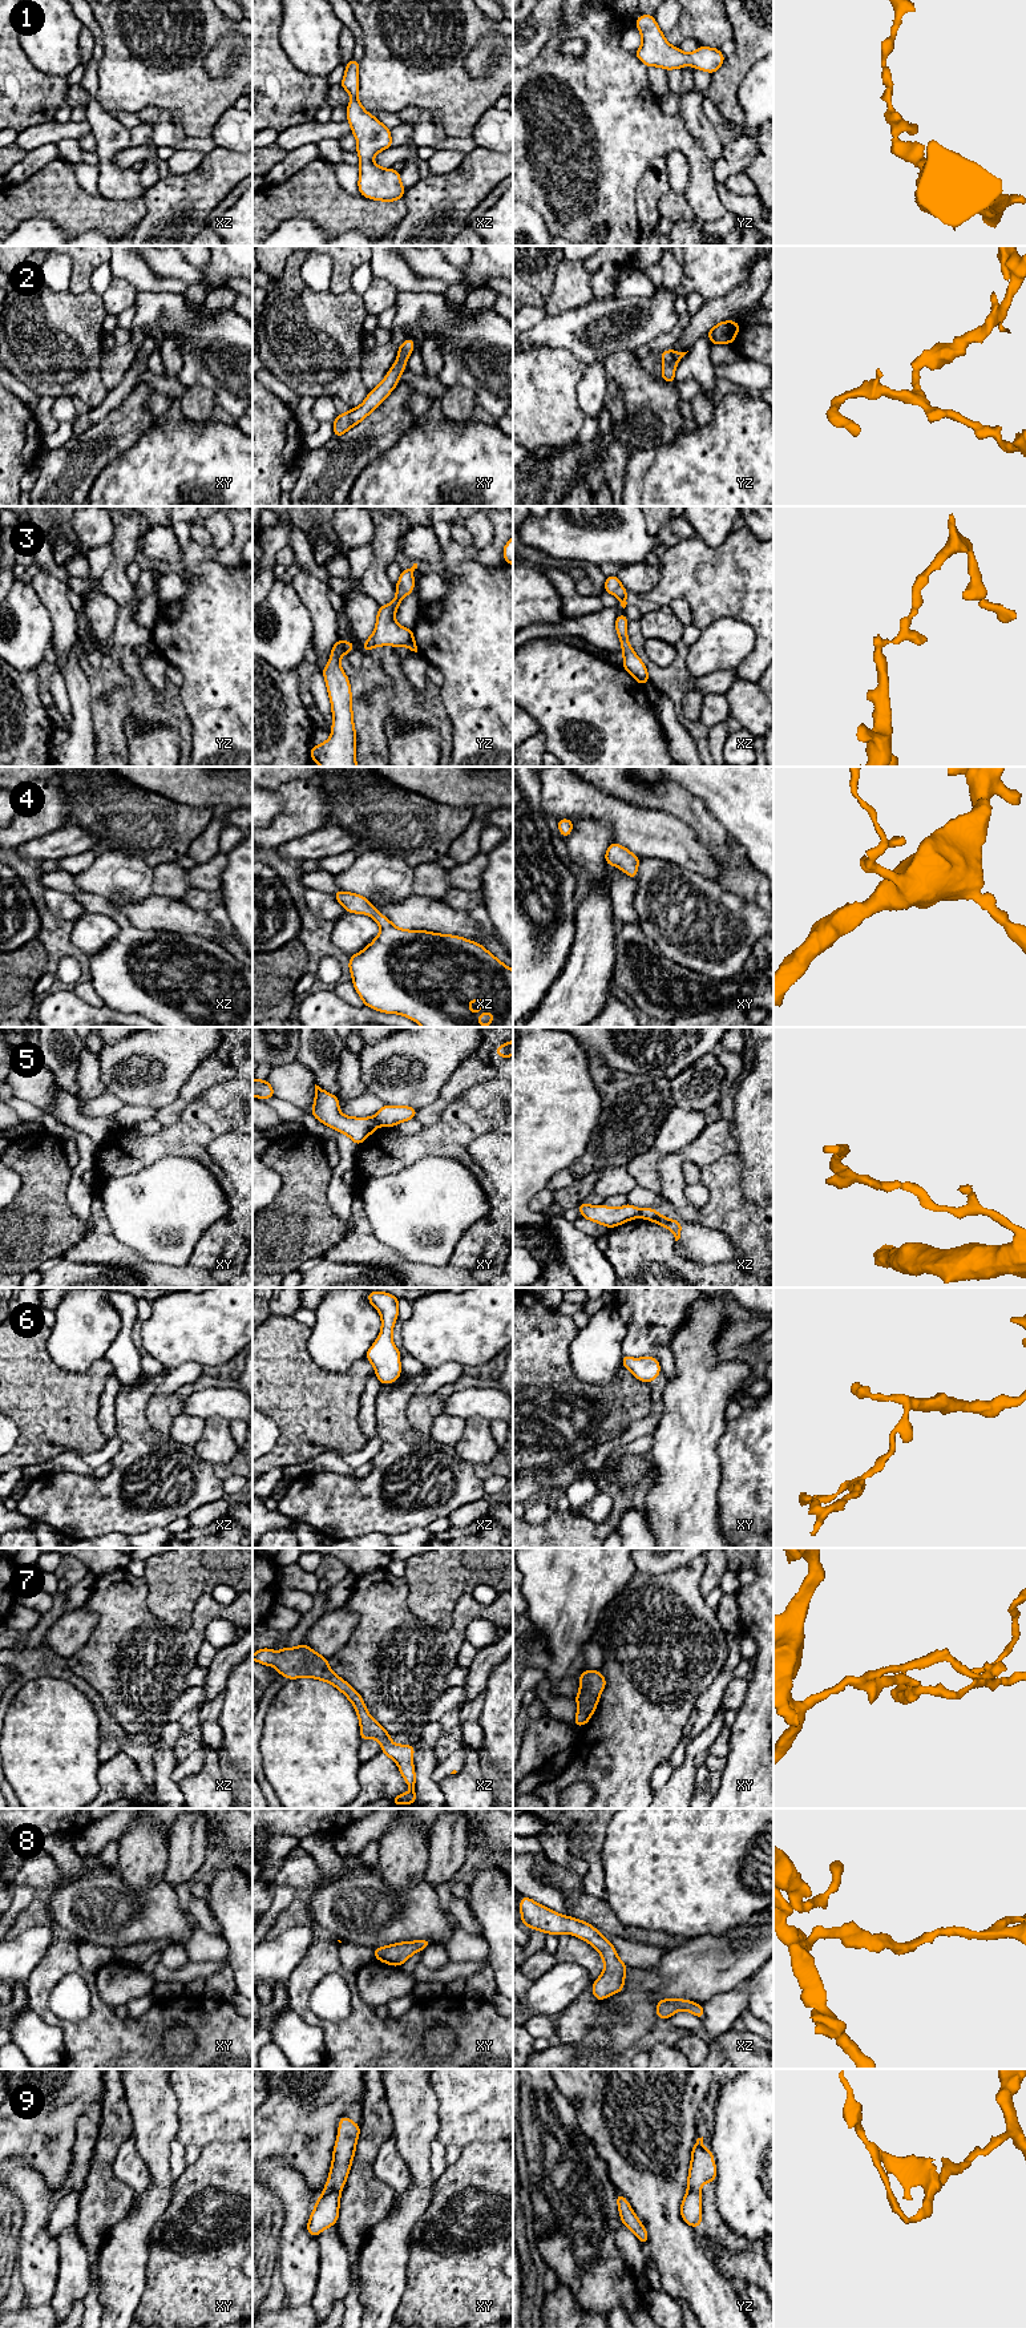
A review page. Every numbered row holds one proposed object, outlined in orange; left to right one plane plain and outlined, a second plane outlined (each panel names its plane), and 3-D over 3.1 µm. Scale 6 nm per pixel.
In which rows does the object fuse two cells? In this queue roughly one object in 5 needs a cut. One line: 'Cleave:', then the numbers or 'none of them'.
Cleave: 5

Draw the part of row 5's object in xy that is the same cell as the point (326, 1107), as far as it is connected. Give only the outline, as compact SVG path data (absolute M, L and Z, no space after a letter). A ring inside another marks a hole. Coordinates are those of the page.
M315 1084L315 1102L311 1115L320 1123L351 1137L360 1145L376 1128L380 1127L376 1117L351 1117L339 1111L338 1095L331 1095Z

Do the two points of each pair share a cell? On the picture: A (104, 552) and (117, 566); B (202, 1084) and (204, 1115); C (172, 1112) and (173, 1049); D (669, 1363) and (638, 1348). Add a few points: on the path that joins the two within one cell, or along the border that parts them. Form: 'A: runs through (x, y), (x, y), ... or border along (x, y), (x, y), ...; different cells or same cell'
A: border along (112, 544), (112, 564), (99, 580), (91, 581); different cells
B: border along (230, 1078), (201, 1092), (186, 1106), (181, 1115); different cells
C: border along (189, 1076), (178, 1096), (157, 1110); different cells
D: border along (669, 1348), (658, 1346), (654, 1357); different cells

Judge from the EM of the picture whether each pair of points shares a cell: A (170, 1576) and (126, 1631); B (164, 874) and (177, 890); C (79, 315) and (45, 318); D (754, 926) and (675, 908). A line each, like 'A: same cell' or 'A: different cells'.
A: different cells
B: same cell
C: same cell
D: same cell

